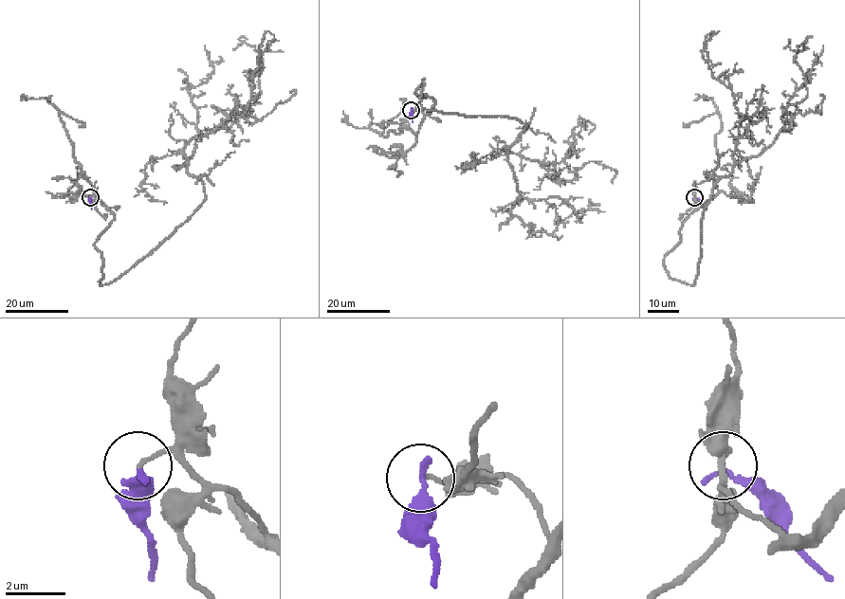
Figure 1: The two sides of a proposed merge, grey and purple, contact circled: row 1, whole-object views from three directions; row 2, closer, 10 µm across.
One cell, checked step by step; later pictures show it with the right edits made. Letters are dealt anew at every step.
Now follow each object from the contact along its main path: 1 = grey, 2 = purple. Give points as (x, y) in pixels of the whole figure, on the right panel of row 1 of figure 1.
1: (694, 197), (664, 260), (692, 285), (714, 184), (807, 95), (795, 56), (806, 39)
2: (694, 197), (707, 208)

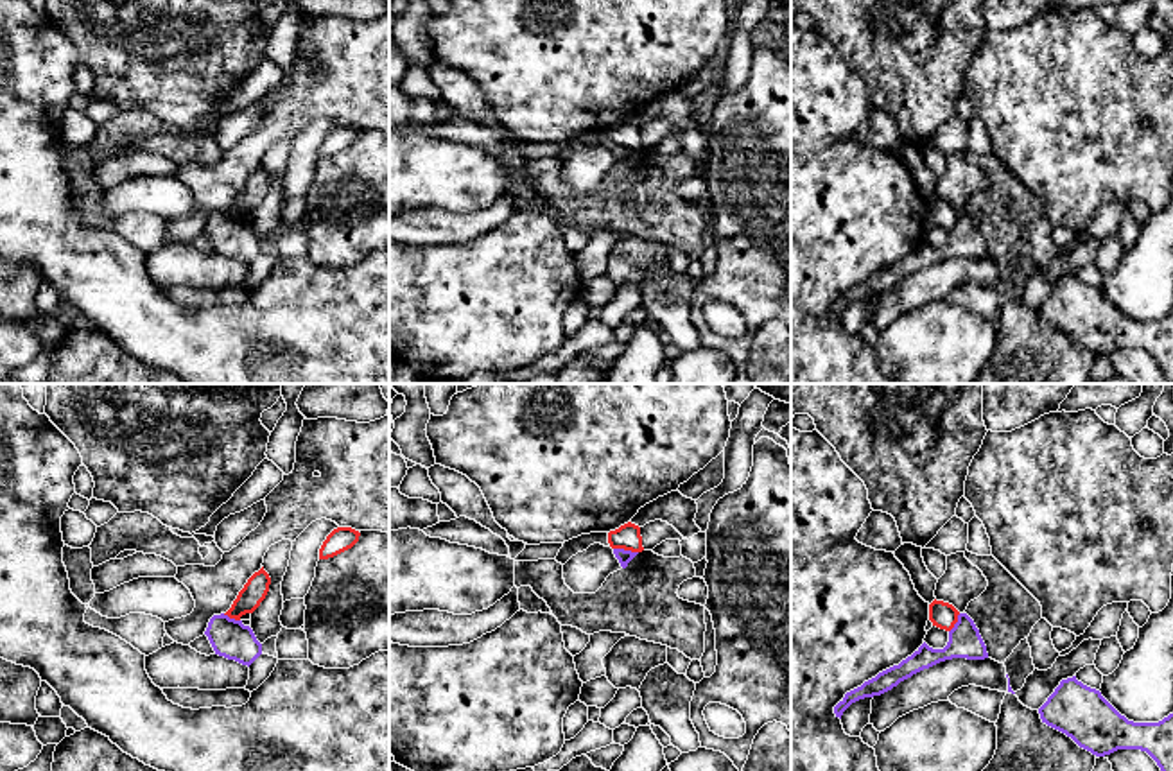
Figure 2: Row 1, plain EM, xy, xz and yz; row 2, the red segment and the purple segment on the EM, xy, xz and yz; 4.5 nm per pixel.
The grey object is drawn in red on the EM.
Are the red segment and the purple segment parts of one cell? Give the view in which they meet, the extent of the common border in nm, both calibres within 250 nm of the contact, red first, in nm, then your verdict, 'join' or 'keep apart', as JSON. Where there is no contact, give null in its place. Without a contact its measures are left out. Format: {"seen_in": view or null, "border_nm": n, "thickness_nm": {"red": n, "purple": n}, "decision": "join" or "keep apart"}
{"seen_in": "xz", "border_nm": 110, "thickness_nm": {"red": 110, "purple": 60}, "decision": "keep apart"}

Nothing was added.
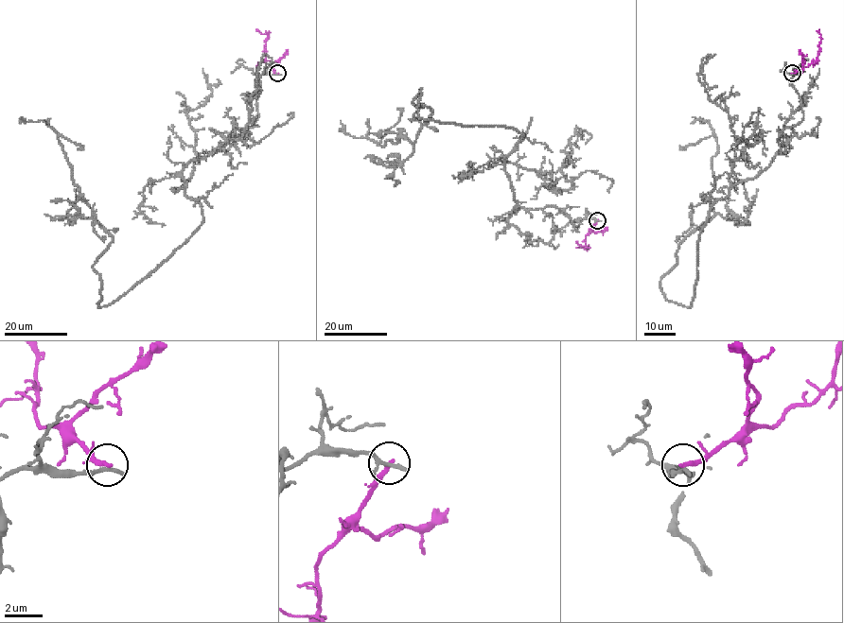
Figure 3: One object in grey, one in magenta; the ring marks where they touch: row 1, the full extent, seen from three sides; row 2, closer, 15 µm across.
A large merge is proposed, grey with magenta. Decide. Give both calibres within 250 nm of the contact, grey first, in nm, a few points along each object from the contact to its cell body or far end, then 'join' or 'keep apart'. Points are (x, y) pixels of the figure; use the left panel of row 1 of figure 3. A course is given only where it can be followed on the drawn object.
280/260 nm | grey via (277, 74), (252, 126), (198, 156), (185, 194), (202, 222), (100, 307), (113, 238), (58, 134), (21, 117) | magenta via (277, 74), (266, 65), (265, 43), (268, 34), (255, 29) | keep apart

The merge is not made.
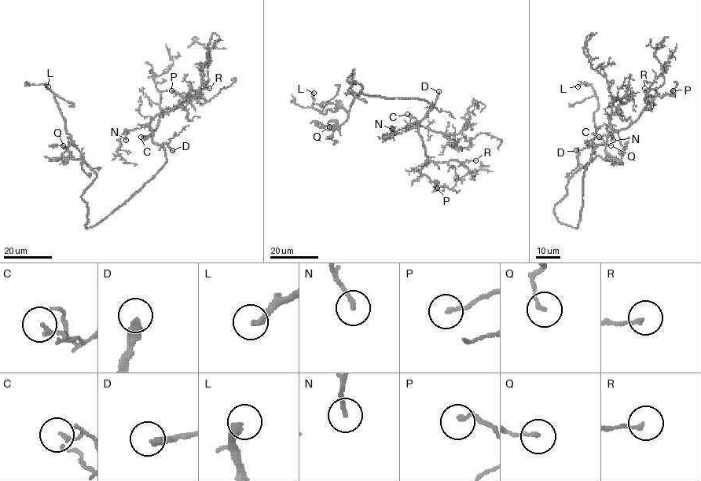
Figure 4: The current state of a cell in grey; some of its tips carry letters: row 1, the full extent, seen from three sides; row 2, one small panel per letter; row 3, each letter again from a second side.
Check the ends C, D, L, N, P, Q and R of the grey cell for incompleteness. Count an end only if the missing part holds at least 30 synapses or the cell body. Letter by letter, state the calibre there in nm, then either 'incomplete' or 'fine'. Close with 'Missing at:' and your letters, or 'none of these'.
C: 150 nm | fine
D: 320 nm | incomplete
L: 280 nm | incomplete
N: 180 nm | fine
P: 160 nm | fine
Q: 150 nm | fine
R: 160 nm | fine
Missing at: D, L

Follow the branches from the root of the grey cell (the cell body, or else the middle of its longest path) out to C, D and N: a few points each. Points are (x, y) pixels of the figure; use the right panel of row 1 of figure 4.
C: (582, 203), (584, 170), (590, 161), (592, 150), (606, 141), (605, 135), (602, 135), (601, 139), (599, 137)
D: (582, 203), (584, 170), (596, 145), (592, 144), (576, 150)
N: (582, 203), (584, 170), (590, 161), (592, 150), (606, 141), (607, 126), (615, 130), (611, 131), (613, 140)

